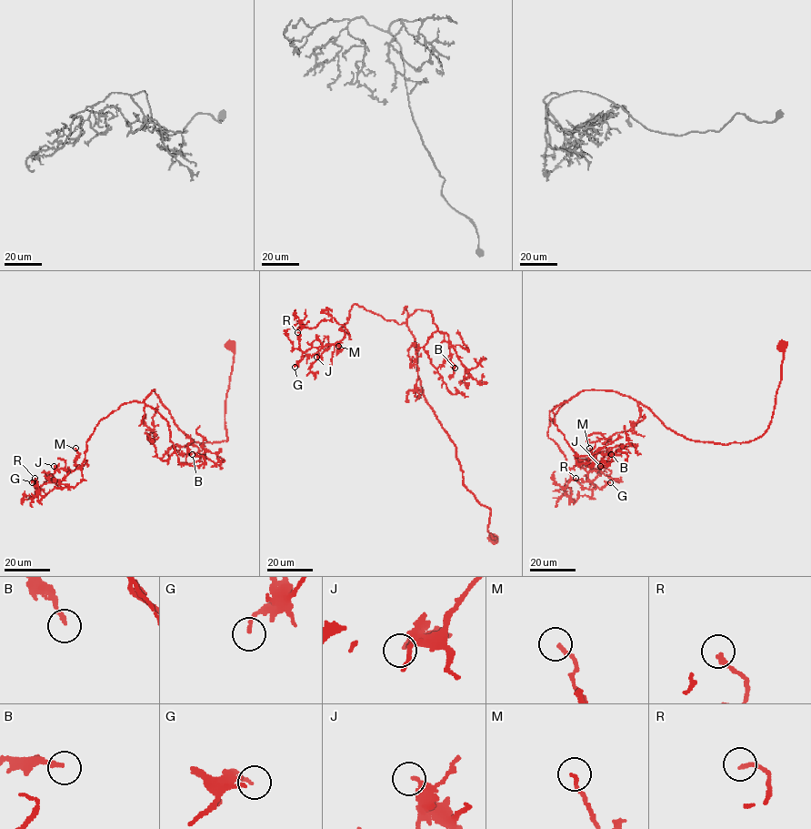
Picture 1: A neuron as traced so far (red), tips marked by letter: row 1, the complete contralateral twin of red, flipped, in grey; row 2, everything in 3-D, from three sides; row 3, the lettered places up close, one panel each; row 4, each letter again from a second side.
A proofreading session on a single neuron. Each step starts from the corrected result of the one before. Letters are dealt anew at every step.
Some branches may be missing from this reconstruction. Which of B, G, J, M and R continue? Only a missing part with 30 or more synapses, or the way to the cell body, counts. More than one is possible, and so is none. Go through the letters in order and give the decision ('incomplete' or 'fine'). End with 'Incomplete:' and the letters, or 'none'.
B: fine
G: fine
J: fine
M: fine
R: fine
Incomplete: none

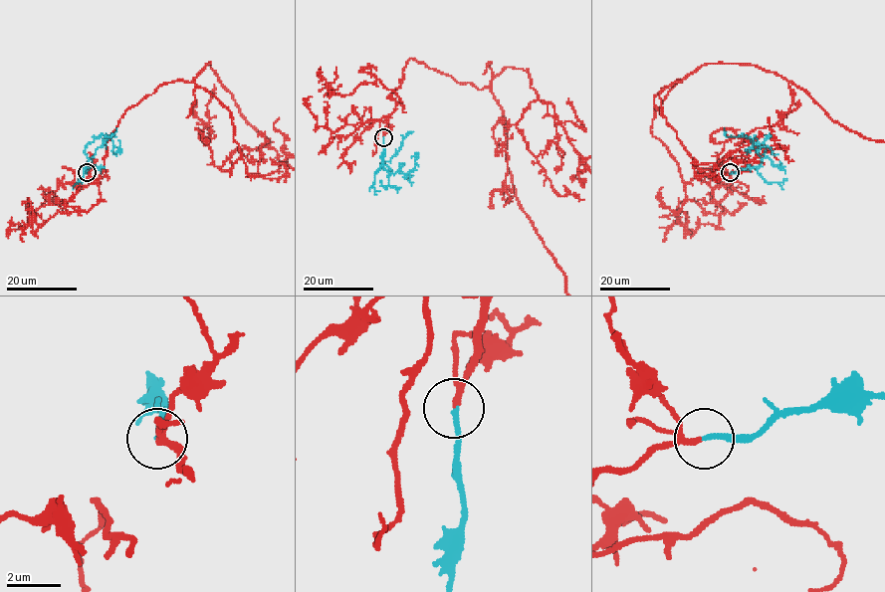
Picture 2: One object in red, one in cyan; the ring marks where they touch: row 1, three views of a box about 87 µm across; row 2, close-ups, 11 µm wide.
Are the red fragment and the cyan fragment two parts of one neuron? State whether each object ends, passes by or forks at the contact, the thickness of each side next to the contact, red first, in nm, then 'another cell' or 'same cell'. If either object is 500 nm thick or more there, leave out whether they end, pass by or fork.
red forks there; cyan ends there; 120 nm thick on the red side, 200 nm on the other; same cell

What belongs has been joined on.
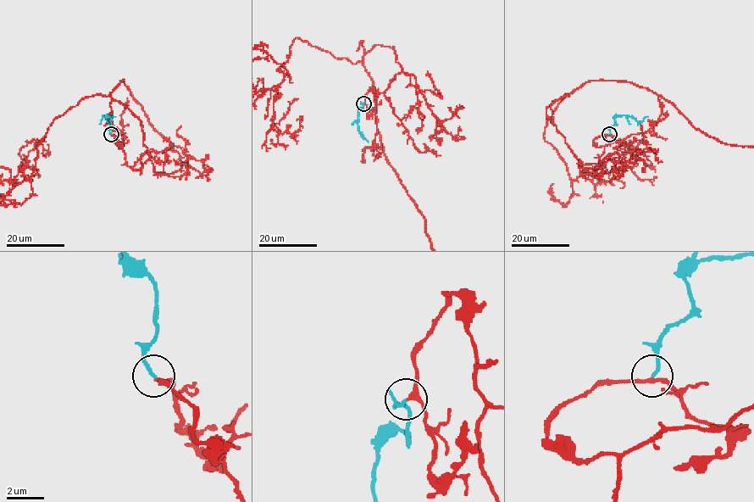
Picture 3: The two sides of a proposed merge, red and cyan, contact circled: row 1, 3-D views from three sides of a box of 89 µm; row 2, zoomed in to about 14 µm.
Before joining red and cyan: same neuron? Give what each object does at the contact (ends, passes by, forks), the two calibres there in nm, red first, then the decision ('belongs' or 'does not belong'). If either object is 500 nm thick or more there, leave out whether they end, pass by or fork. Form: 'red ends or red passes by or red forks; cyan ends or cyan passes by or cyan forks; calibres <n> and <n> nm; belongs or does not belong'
red passes by; cyan ends; calibres 190 and 170 nm; does not belong

